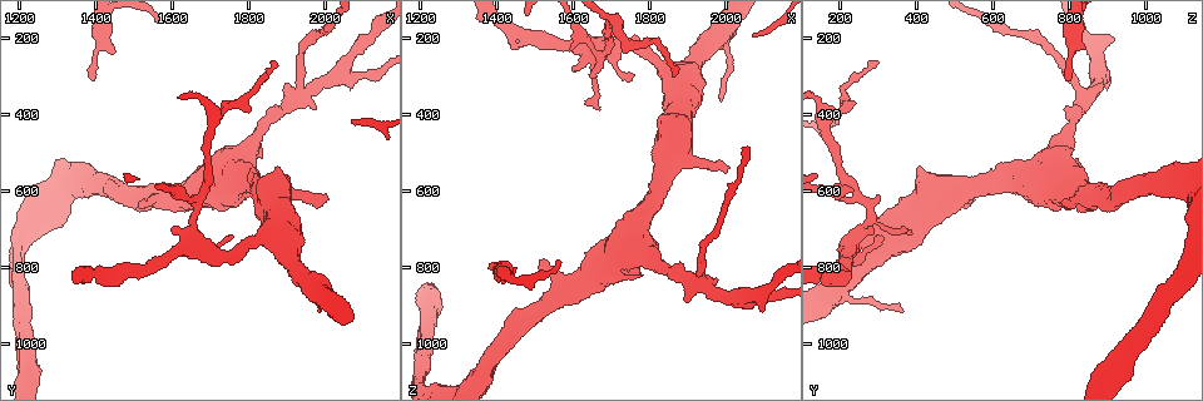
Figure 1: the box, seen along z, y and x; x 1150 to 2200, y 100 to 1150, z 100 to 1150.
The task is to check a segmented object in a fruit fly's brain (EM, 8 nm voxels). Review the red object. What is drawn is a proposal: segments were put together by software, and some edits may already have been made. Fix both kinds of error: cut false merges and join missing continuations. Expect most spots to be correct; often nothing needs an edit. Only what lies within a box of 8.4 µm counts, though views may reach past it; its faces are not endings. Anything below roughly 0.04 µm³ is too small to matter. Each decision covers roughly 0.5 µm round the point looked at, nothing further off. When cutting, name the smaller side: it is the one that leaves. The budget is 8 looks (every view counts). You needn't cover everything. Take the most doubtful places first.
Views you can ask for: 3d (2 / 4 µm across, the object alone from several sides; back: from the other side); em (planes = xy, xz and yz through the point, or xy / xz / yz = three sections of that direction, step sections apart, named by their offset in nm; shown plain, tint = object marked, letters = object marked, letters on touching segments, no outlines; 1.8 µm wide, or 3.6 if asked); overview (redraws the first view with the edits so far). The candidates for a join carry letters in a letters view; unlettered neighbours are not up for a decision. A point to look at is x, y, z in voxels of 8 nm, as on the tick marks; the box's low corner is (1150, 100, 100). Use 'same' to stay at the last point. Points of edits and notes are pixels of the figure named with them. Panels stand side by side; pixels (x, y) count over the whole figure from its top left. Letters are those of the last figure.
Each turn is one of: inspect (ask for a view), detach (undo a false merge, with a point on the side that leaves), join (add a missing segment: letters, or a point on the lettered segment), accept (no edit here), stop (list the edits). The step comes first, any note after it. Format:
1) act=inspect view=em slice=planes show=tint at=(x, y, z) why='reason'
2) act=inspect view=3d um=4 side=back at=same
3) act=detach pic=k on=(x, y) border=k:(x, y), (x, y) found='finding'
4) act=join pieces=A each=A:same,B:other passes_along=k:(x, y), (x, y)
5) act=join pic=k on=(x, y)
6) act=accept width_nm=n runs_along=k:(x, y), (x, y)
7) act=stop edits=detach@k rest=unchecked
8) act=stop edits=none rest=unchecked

act=inspect view=em slice=planes show=letters at=(2000, 610, 535) why='branch stops here'

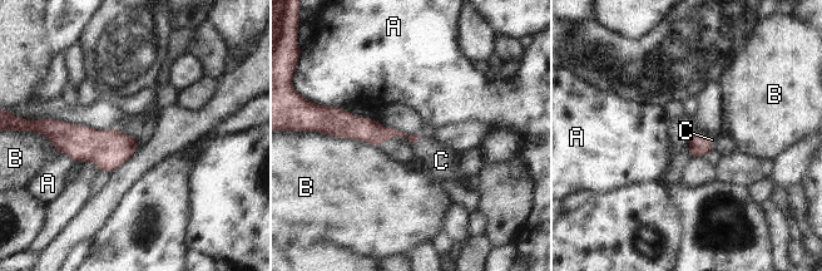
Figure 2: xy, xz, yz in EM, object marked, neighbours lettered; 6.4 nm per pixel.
act=join pieces=C each=A:other,B:other,C:same passes_along=2:(699, 146), (708, 139), (712, 139) found='it goes on there'

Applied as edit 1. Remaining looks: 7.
act=inspect view=em slice=yz step=8 show=letters at=(1930, 350, 830) why='sudden change in width'

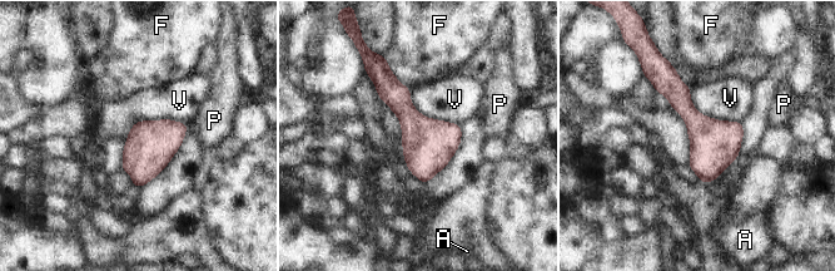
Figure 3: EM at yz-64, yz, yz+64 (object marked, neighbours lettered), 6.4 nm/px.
act=accept longest_contact=V:420nm each=A:other,F:other,P:other,V:other border=3:(187, 124), (140, 119), (125, 139) found='one cell here'

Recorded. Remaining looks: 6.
act=inspect view=3d um=2 at=(1675, 615, 245) why='three-way junction'

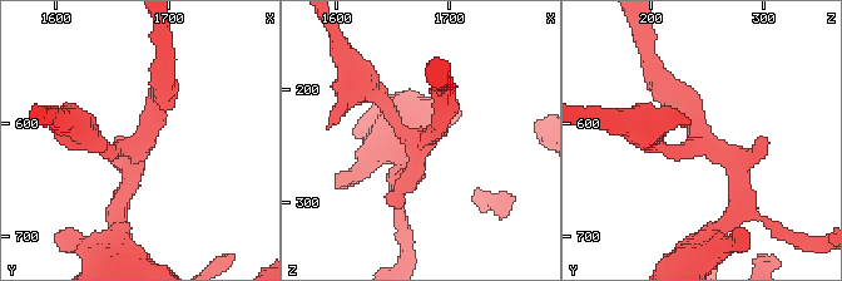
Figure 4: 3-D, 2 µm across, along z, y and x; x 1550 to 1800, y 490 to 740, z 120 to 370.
act=inspect view=em slice=planes show=plain at=(1678, 618, 254) arms=3 arm_widths_nm=160,190,220 why='now the EM'

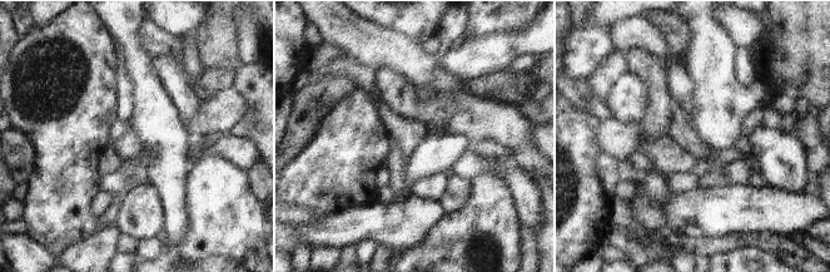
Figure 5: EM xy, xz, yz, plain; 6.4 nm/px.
act=inspect view=em slice=planes show=letters at=same

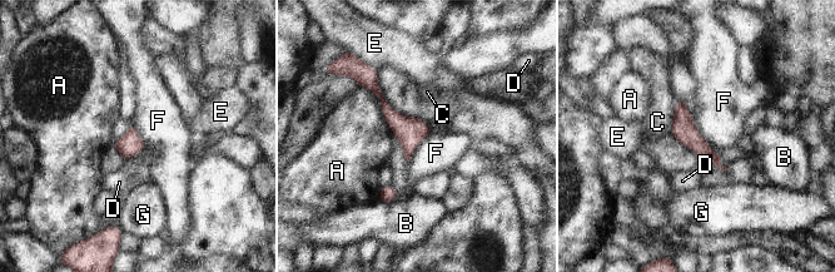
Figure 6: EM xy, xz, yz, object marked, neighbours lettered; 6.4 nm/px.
act=accept longest_contact=A:340nm each=A:other,B:other,C:other,D:other,E:other,F:other,G:other runs_along=6:(369, 82), (407, 132), (407, 154) found='continuous, no second cell'

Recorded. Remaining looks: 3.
act=inspect view=em slice=xy step=4 show=tint at=(1995, 910, 355) why='thin end'

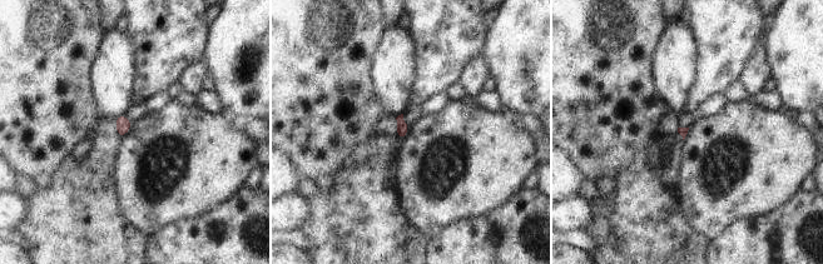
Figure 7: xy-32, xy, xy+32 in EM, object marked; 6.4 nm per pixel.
act=inspect view=em slice=xz step=4 show=letters at=same why='another direction'

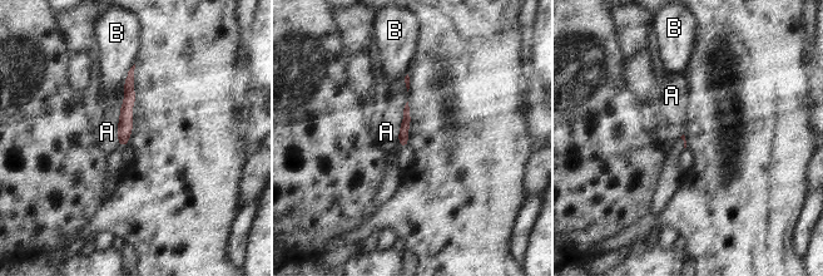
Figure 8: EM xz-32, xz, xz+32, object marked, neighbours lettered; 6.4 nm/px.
act=accept each=A:other,B:other found='none of them fits'

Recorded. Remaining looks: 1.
act=stop edits=join@2 rest=unchecked

